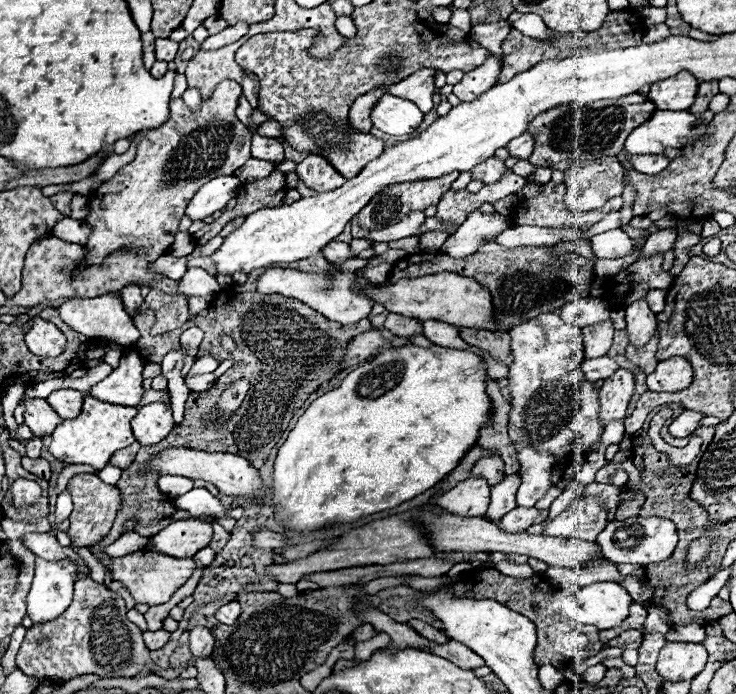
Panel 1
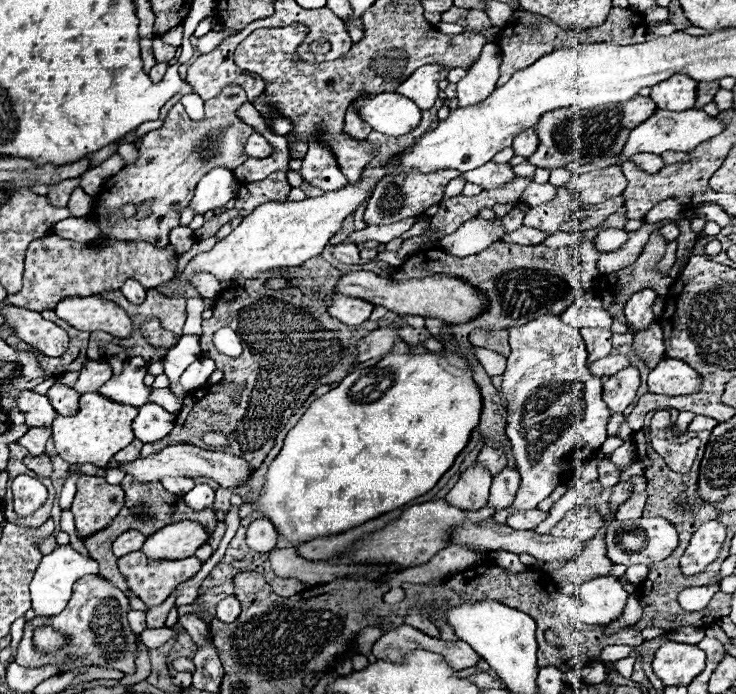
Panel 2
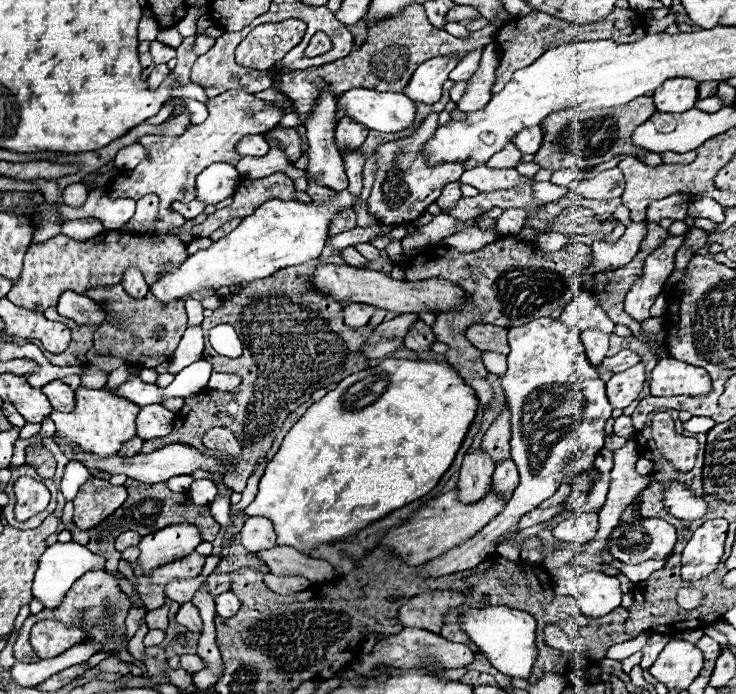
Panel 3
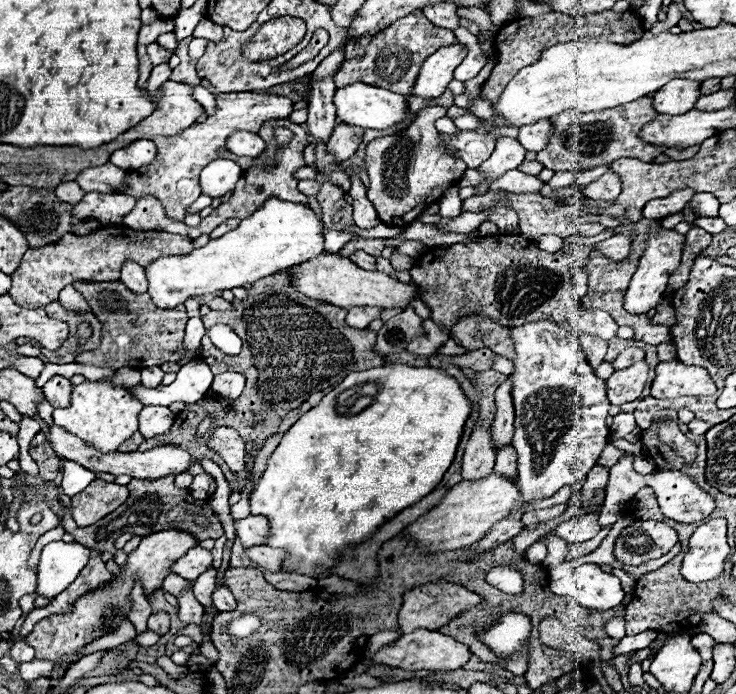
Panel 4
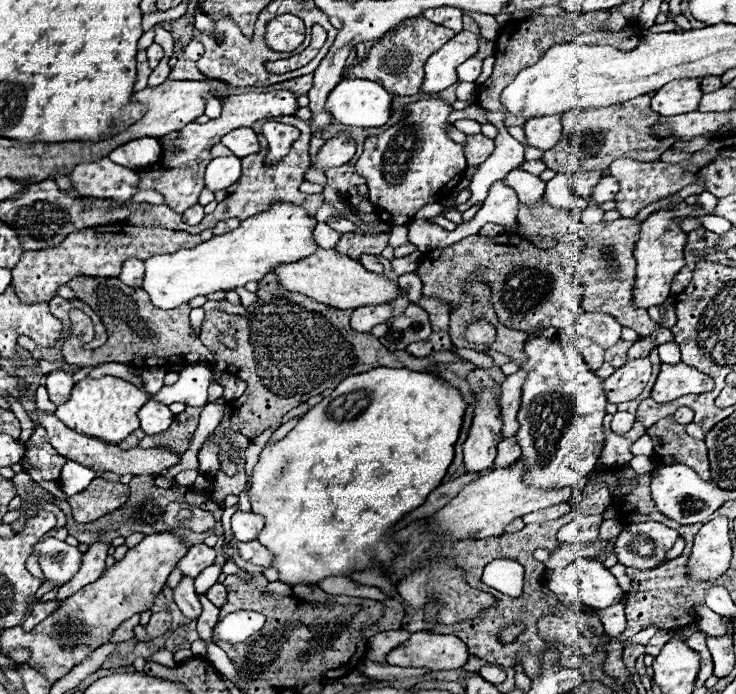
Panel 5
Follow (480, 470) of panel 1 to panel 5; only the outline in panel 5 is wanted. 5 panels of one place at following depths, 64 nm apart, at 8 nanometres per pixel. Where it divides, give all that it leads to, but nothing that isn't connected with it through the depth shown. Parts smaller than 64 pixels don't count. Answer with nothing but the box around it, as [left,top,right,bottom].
[500,368,526,438]

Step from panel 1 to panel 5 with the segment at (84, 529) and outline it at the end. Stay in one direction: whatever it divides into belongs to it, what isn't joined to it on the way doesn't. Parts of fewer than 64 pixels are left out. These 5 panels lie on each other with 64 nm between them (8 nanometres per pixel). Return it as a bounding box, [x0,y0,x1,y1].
[68,478,128,524]

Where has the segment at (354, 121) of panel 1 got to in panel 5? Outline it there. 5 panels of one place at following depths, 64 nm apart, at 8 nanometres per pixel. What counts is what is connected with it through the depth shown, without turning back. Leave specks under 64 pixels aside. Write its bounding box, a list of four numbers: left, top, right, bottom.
[312,136,356,172]

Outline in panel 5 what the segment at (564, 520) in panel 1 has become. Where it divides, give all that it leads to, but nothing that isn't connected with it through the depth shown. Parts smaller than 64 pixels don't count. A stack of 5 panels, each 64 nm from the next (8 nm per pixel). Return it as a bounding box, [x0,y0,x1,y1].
[558,516,602,544]

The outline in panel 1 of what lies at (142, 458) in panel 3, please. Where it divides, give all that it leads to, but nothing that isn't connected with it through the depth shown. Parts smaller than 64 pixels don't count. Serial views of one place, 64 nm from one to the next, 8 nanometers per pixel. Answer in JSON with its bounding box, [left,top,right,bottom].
[140,448,262,500]

